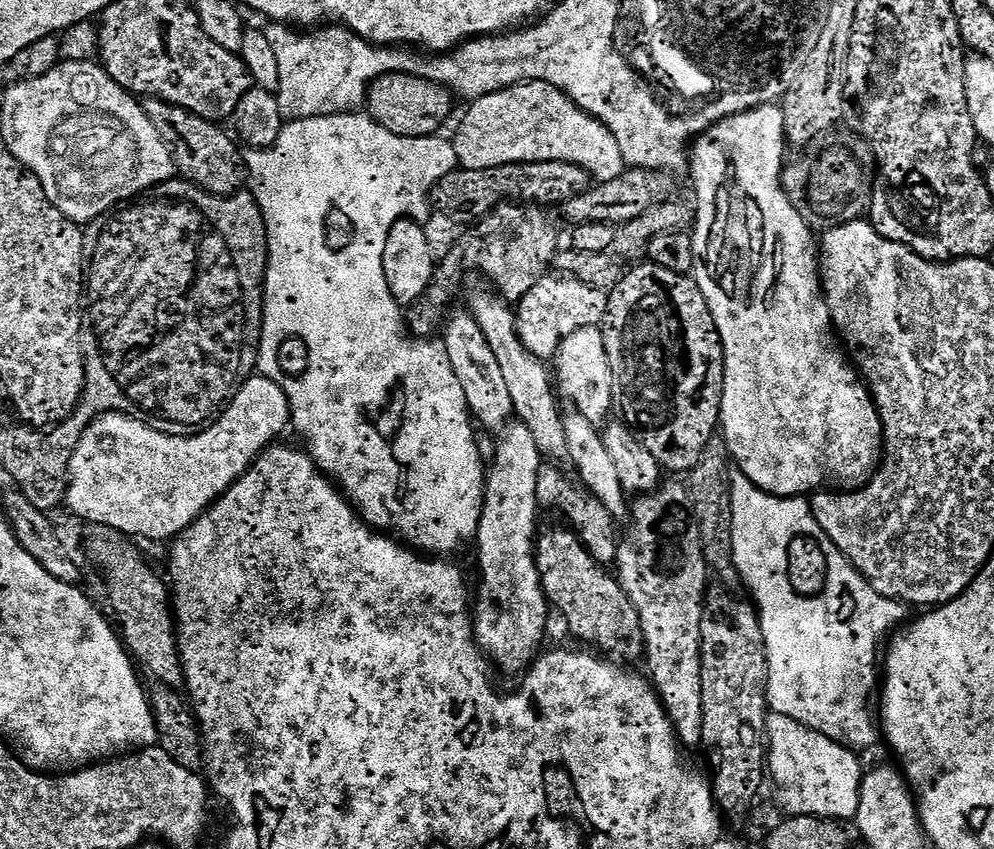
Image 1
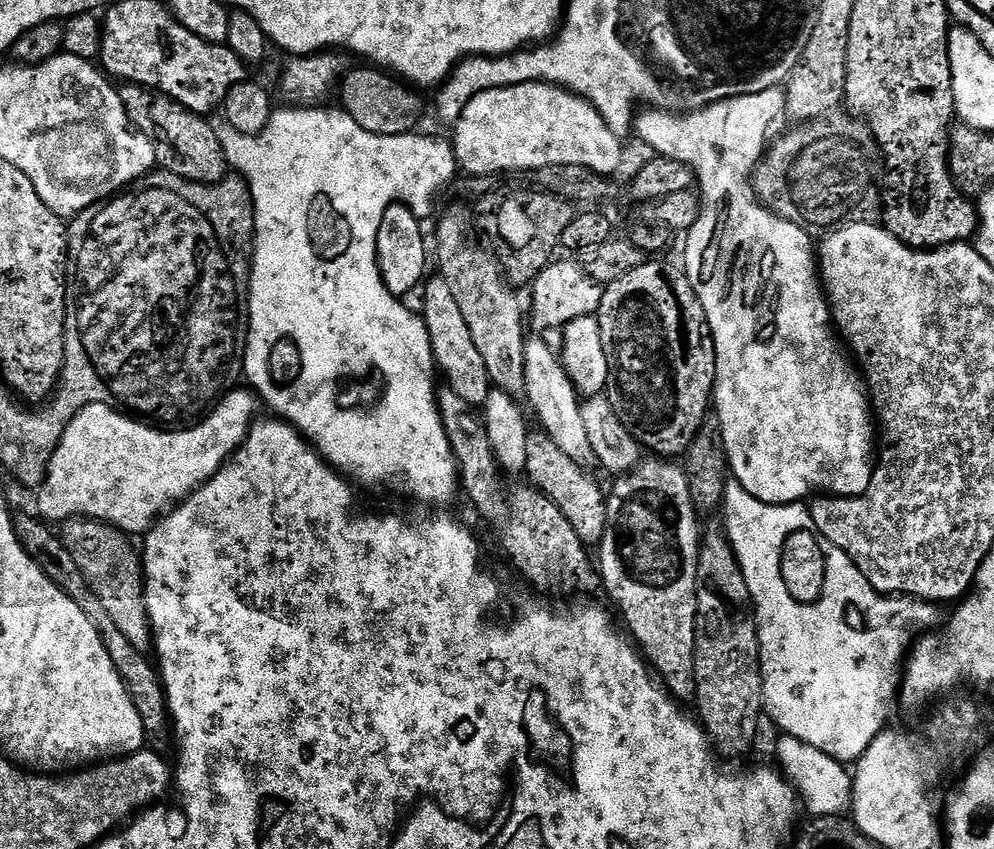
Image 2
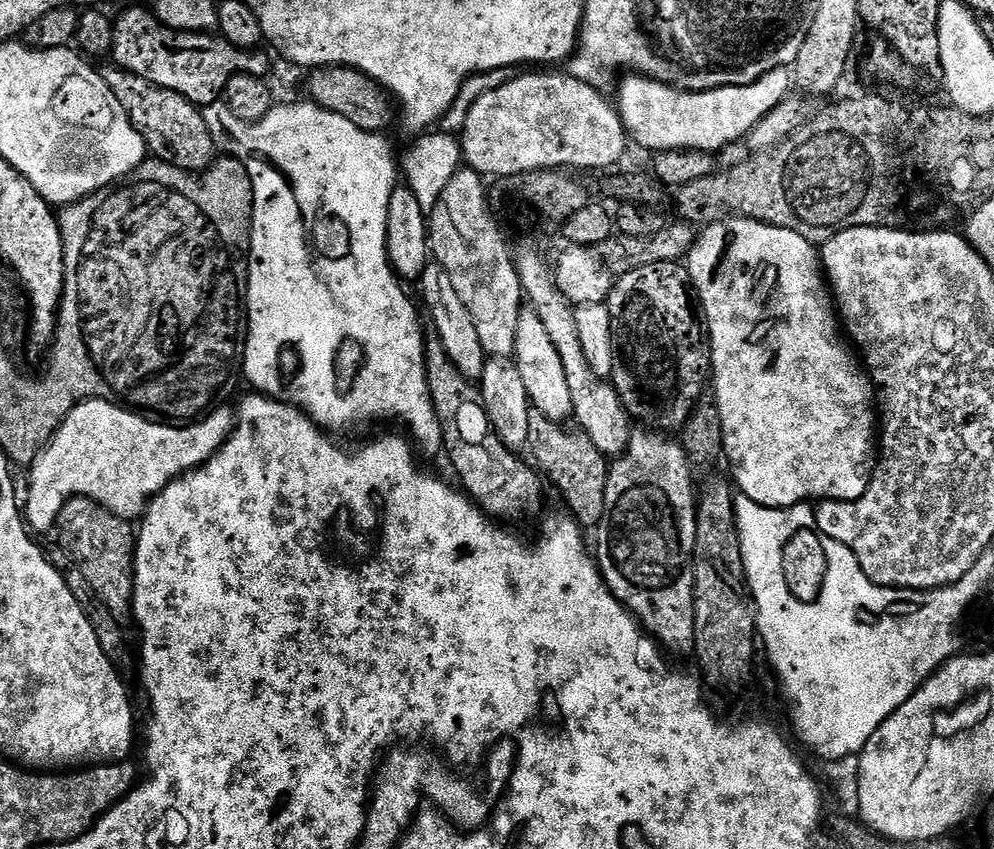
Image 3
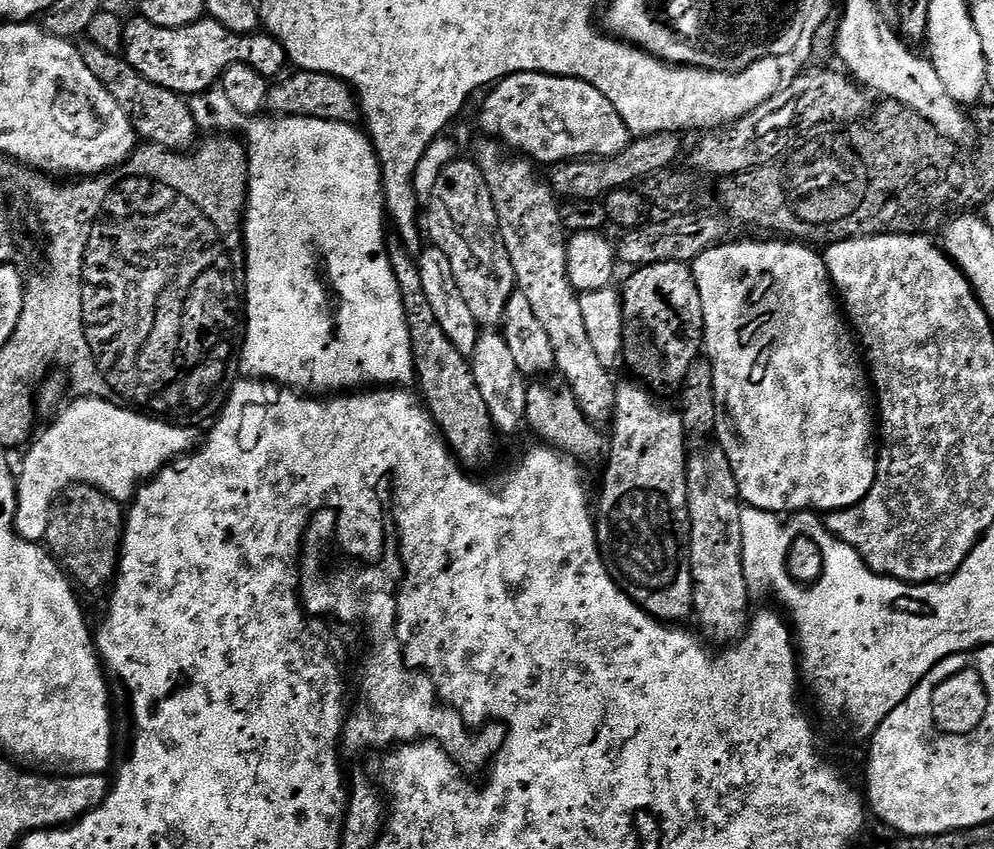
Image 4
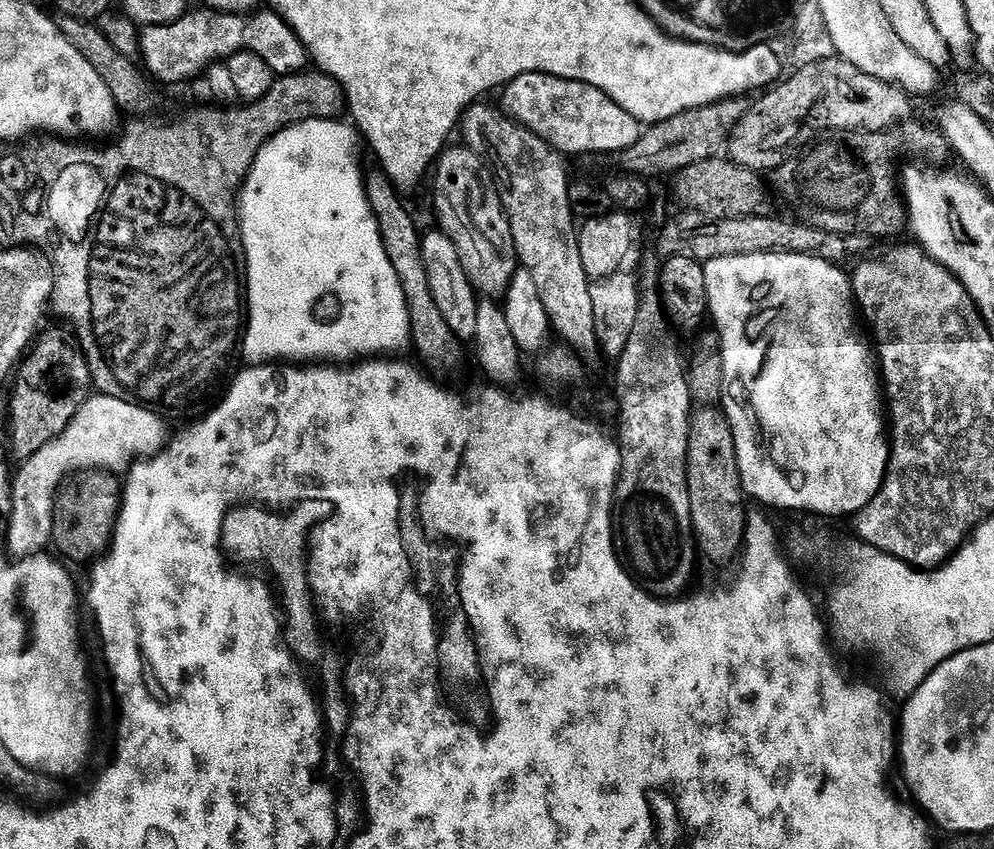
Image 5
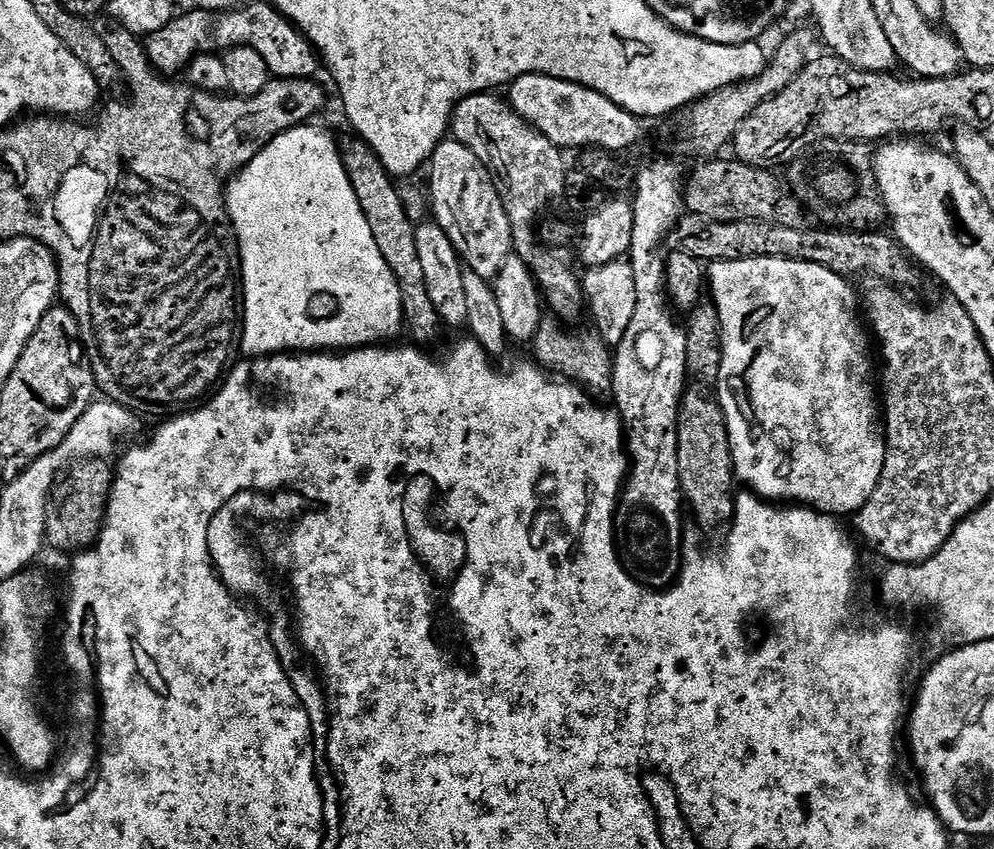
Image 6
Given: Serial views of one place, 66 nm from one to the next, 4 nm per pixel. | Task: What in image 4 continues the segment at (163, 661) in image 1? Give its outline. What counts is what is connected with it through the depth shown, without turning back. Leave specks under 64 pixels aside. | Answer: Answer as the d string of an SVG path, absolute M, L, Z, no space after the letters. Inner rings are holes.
M89 484L69 485L53 507L45 541L53 557L74 580L86 576L87 584L94 588L111 583L117 573L125 523L126 516L119 501Z

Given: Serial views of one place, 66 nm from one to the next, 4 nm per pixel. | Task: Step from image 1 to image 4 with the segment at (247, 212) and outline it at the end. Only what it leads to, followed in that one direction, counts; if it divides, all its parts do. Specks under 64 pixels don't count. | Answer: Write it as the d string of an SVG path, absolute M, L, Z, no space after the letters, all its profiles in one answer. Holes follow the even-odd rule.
M228 134L208 138L202 144L199 145L200 152L181 154L171 152L168 148L159 148L157 144L145 143L137 147L124 164L132 171L140 171L141 175L156 176L156 179L190 196L208 212L216 227L221 227L229 247L241 249L244 244L244 217L248 203L248 149L239 139Z

